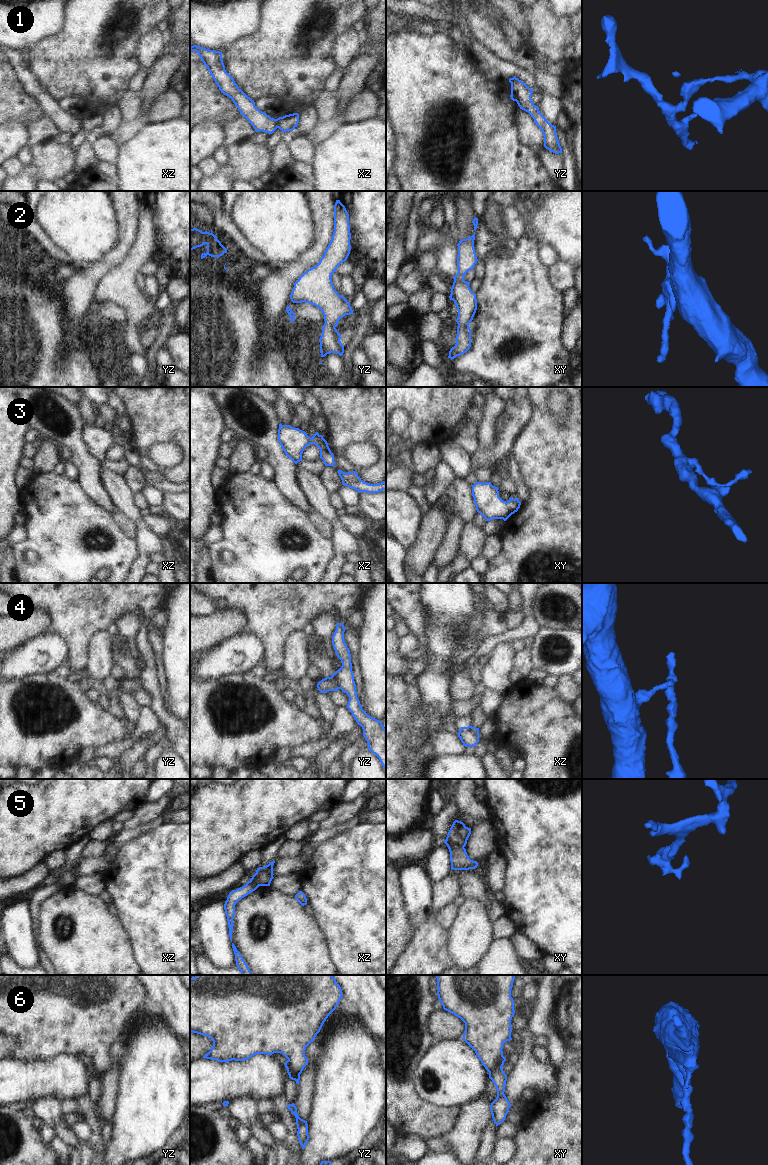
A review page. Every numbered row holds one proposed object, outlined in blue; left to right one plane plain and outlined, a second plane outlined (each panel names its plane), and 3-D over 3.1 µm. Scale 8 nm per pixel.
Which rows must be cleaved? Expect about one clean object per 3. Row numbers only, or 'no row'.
1, 4, 5, 6

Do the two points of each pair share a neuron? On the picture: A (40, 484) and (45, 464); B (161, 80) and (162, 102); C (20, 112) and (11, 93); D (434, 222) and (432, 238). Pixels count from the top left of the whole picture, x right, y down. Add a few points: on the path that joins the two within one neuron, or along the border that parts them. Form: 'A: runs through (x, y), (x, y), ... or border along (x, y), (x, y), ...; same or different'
A: border along (51, 471), (45, 474), (34, 475); different
B: border along (170, 87), (160, 93), (145, 109); different
C: runs through (17, 107), (11, 101), (11, 98); same
D: border along (428, 227), (439, 230); different

